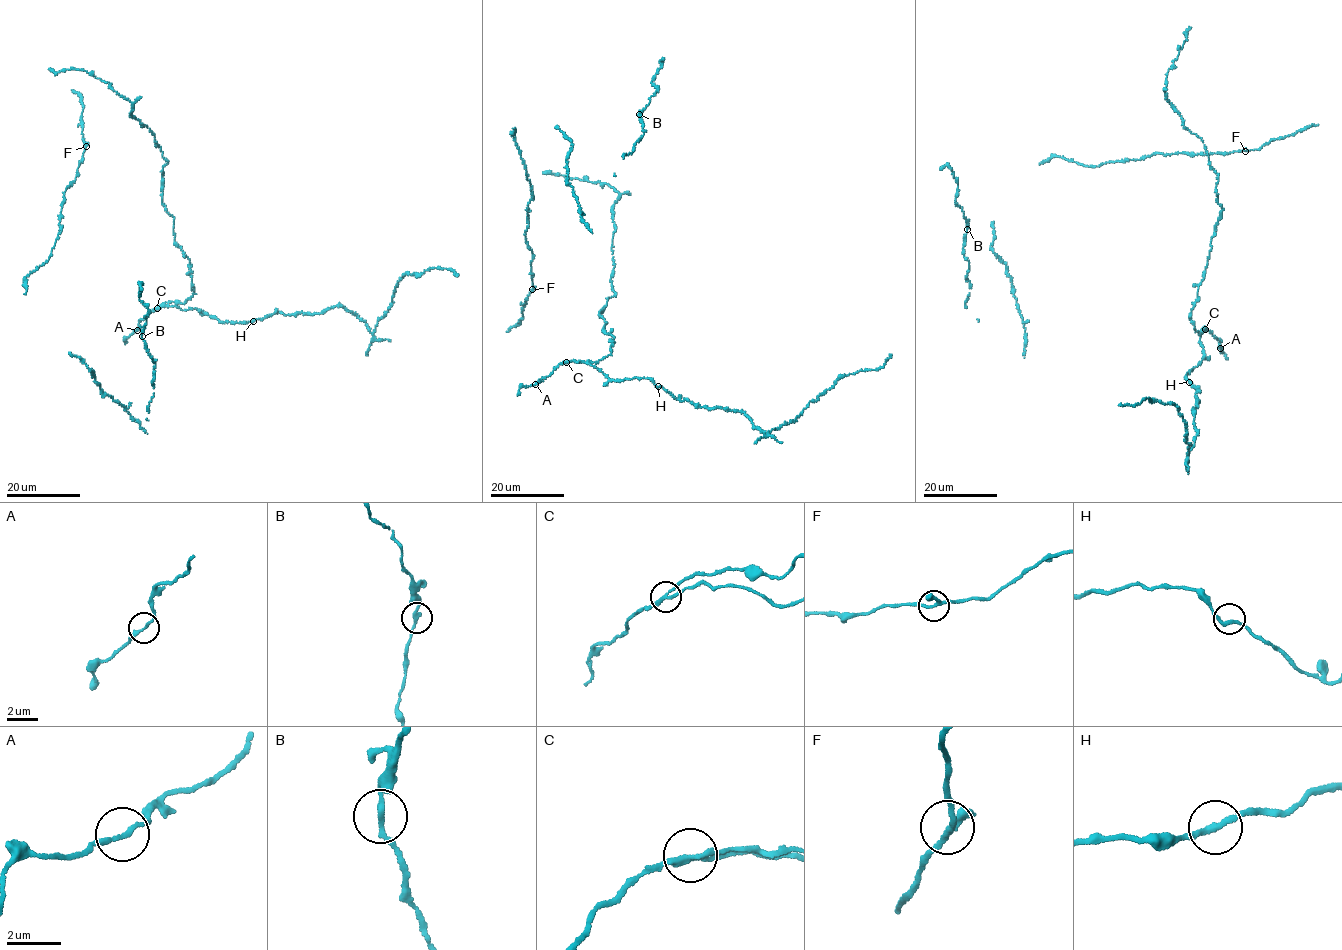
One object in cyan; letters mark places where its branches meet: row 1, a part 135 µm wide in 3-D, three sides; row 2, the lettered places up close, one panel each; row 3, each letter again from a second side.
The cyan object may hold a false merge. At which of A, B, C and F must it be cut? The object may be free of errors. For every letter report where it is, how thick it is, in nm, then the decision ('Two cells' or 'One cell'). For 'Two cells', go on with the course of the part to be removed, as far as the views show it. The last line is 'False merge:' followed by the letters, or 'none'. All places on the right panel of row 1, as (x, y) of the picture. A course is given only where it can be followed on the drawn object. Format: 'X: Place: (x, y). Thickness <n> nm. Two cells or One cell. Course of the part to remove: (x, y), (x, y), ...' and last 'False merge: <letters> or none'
A: Place: (1220, 348). Thickness 170 nm. One cell
B: Place: (967, 229). Thickness 200 nm. One cell
C: Place: (1205, 329). Thickness 180 nm. Two cells. Course of the part to remove: (1205, 329), (1203, 358), (1185, 378), (1200, 392), (1188, 454), (1176, 405), (1145, 398), (1119, 405)
F: Place: (1245, 151). Thickness 190 nm. One cell
False merge: C

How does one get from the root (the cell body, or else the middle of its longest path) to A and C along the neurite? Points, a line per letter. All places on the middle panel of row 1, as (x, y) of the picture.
A: (612, 288), (616, 296), (598, 314), (614, 337), (609, 355), (562, 363), (535, 384)
C: (612, 288), (616, 296), (598, 314), (607, 323), (602, 330), (614, 337), (609, 355), (596, 363), (566, 362)

